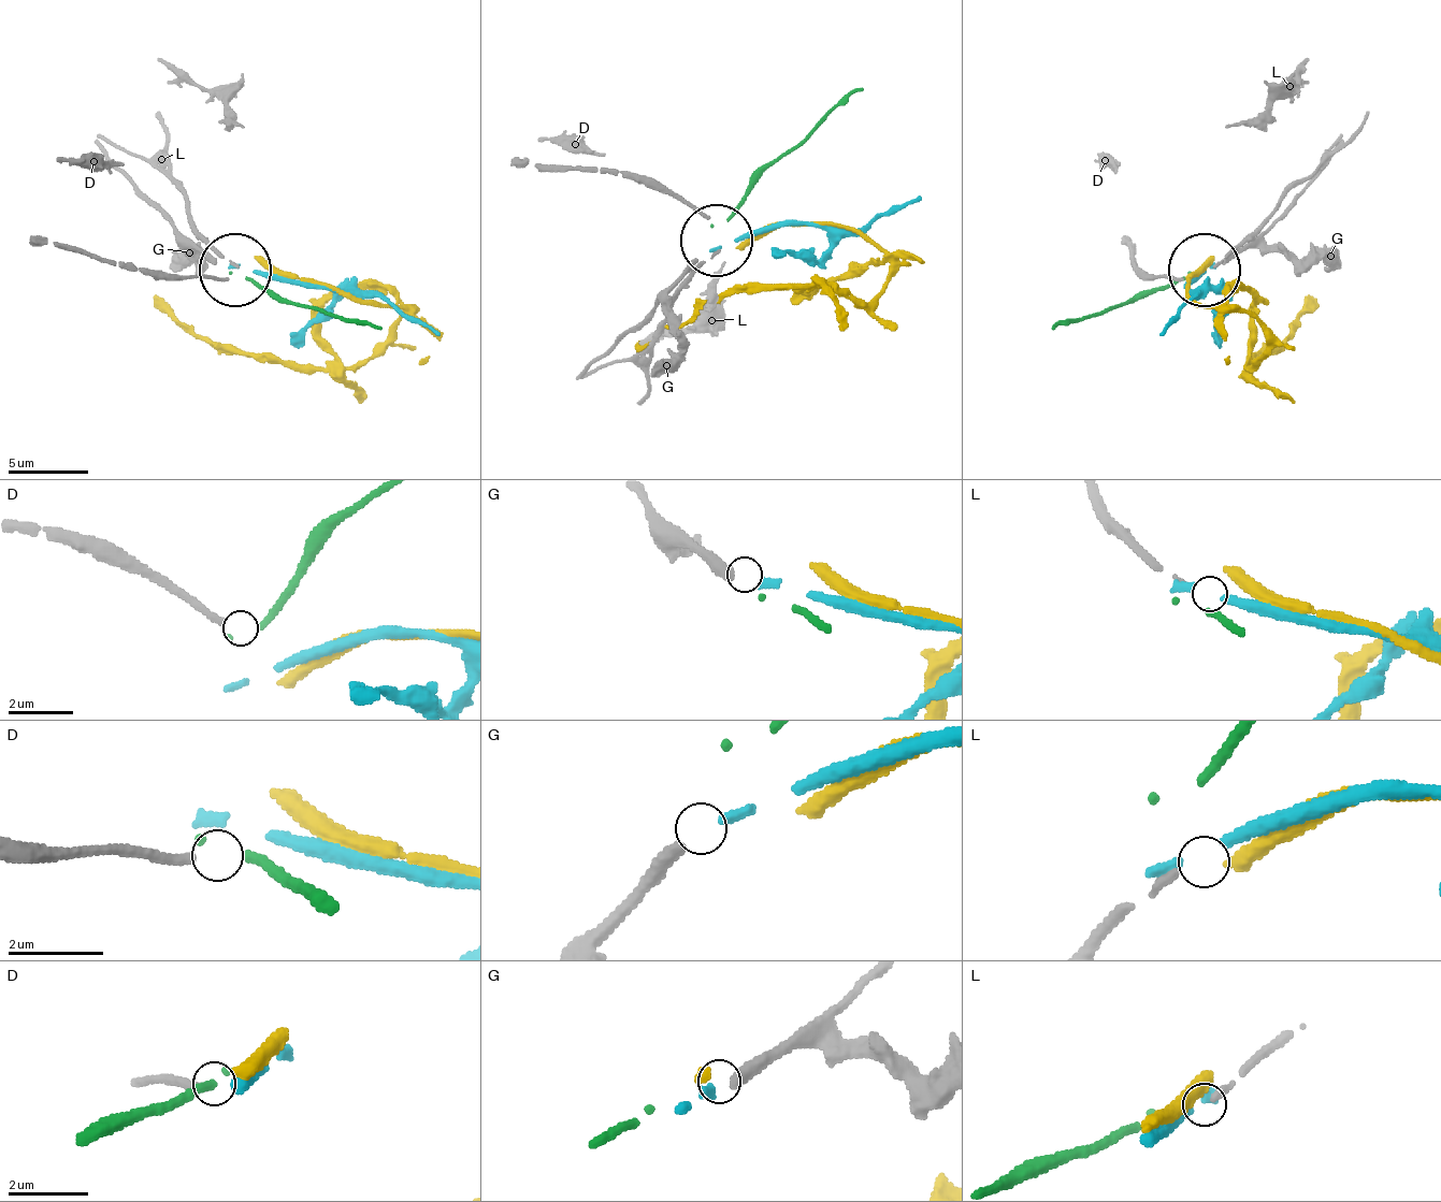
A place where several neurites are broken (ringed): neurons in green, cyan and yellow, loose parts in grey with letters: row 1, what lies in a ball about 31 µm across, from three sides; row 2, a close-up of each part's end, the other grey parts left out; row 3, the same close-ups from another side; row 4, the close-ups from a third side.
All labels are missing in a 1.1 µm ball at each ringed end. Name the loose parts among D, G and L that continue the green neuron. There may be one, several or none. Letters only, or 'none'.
none

